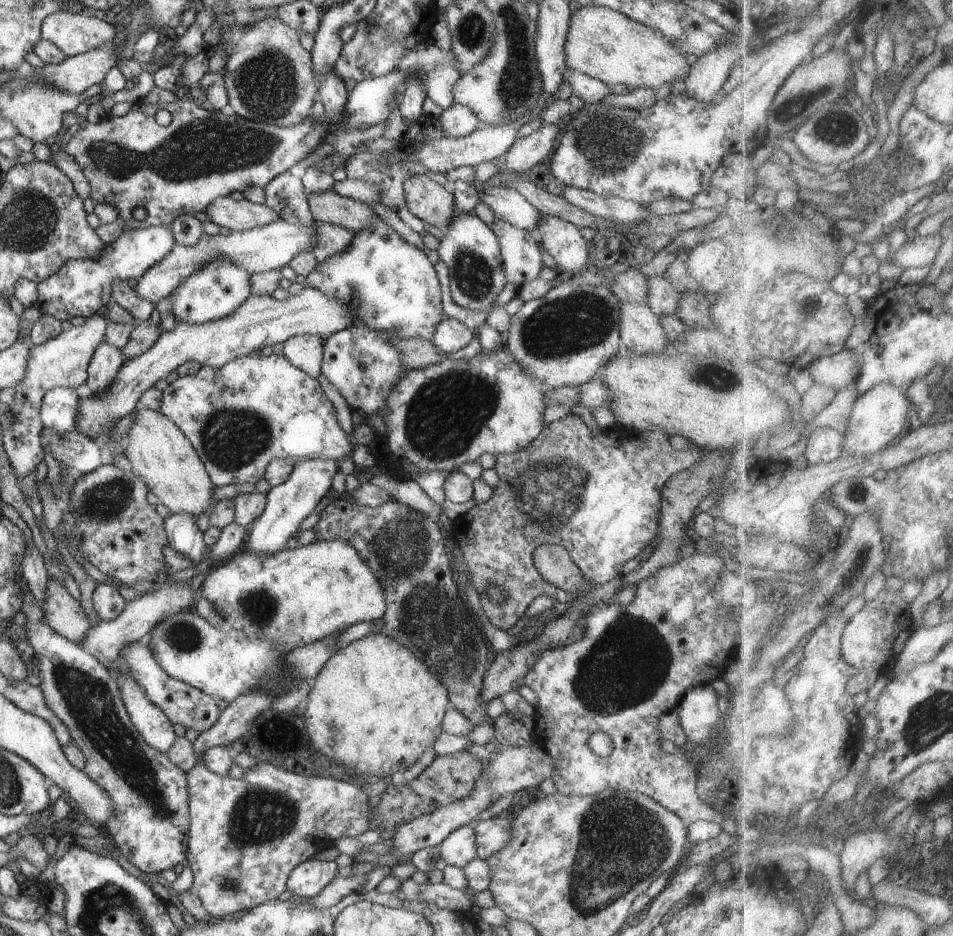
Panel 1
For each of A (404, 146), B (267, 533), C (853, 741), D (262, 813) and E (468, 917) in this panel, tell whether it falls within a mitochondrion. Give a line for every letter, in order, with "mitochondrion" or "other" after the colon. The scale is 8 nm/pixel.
A: other
B: other
C: other
D: mitochondrion
E: other

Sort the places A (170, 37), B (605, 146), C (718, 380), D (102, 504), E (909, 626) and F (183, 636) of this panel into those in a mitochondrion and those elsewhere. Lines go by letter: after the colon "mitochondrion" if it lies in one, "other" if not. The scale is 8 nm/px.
A: other
B: mitochondrion
C: mitochondrion
D: mitochondrion
E: other
F: mitochondrion

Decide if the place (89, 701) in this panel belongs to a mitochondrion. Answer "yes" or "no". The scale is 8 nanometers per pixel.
yes

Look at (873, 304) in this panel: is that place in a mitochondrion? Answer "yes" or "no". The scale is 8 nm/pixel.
no

